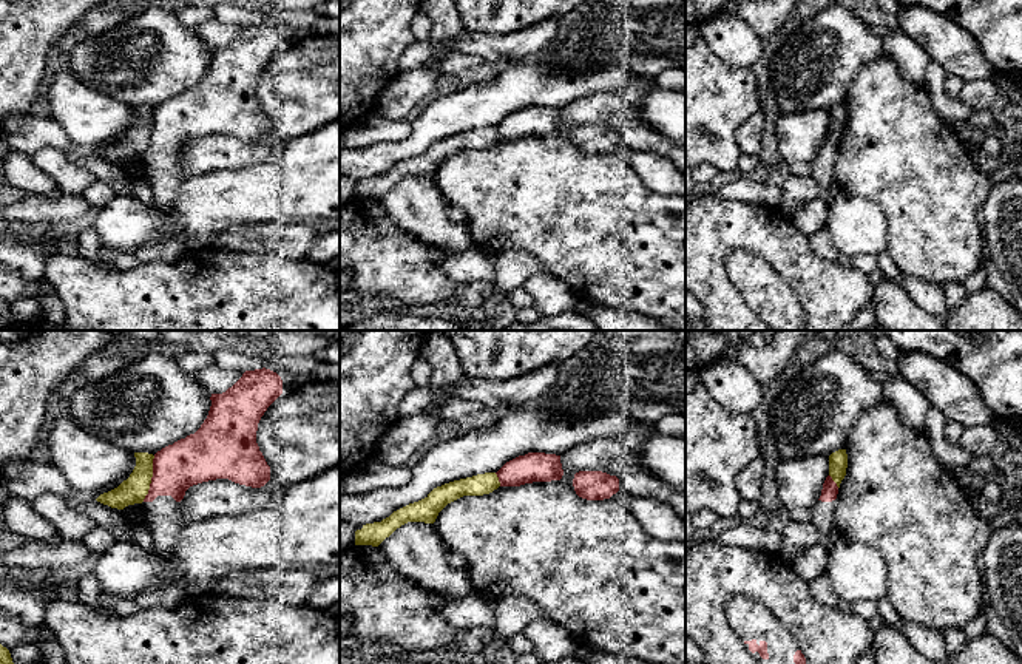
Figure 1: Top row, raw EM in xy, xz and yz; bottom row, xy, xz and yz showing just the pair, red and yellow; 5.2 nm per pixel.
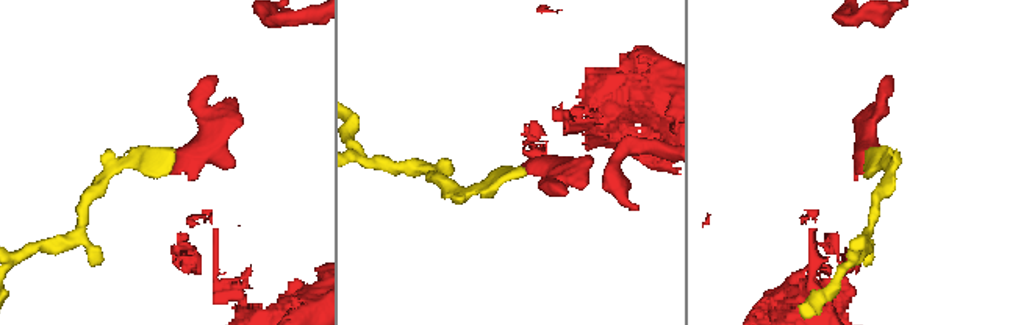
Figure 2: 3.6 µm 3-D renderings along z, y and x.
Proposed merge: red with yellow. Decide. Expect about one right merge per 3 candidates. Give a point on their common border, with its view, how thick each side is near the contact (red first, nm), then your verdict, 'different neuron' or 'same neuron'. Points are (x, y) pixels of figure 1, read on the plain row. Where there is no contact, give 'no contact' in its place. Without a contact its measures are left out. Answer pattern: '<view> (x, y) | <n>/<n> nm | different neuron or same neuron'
xy (152, 133) | 260/140 nm | different neuron

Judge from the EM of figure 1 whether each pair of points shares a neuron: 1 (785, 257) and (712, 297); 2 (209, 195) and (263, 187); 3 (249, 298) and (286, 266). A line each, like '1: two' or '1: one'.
1: one
2: one
3: one

